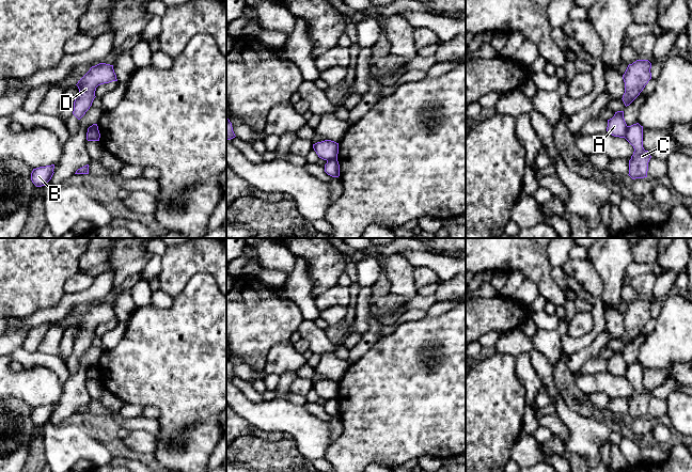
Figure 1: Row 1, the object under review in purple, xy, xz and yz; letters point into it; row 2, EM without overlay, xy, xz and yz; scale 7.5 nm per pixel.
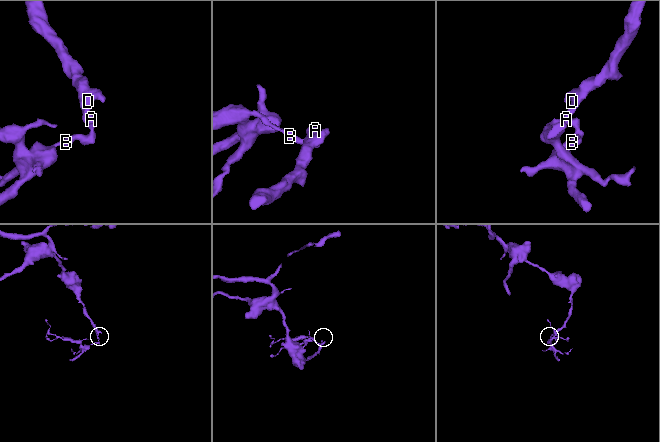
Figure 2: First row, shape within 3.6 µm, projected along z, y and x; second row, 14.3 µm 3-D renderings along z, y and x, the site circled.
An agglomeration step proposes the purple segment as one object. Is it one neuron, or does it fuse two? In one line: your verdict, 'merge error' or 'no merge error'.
merge error

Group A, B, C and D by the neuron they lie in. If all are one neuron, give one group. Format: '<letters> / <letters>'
A D / B C

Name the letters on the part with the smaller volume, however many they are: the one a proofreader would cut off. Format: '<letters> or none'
B, C

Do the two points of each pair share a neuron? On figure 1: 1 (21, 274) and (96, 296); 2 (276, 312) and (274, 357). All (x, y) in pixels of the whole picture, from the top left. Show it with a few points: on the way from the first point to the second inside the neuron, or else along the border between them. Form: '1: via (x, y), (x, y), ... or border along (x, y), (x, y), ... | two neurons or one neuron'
1: border along (65, 293), (54, 305), (44, 308) | two neurons
2: border along (288, 341), (278, 343), (270, 348), (265, 370) | two neurons

